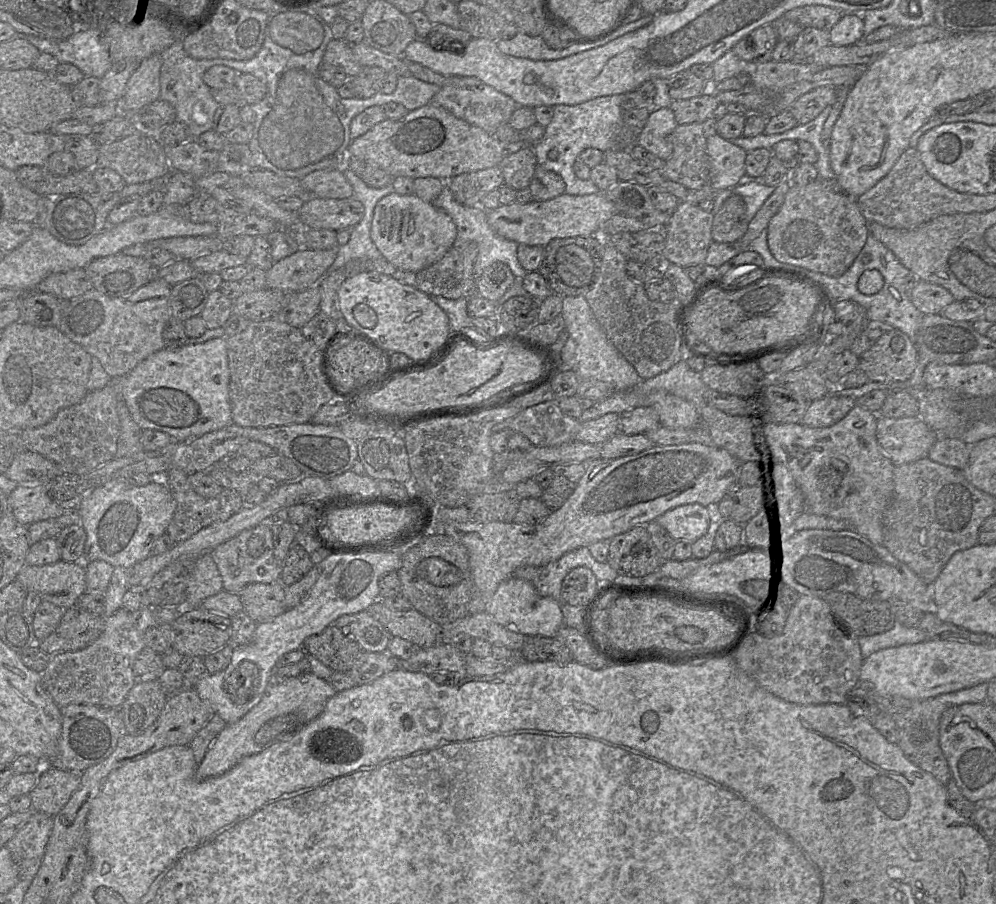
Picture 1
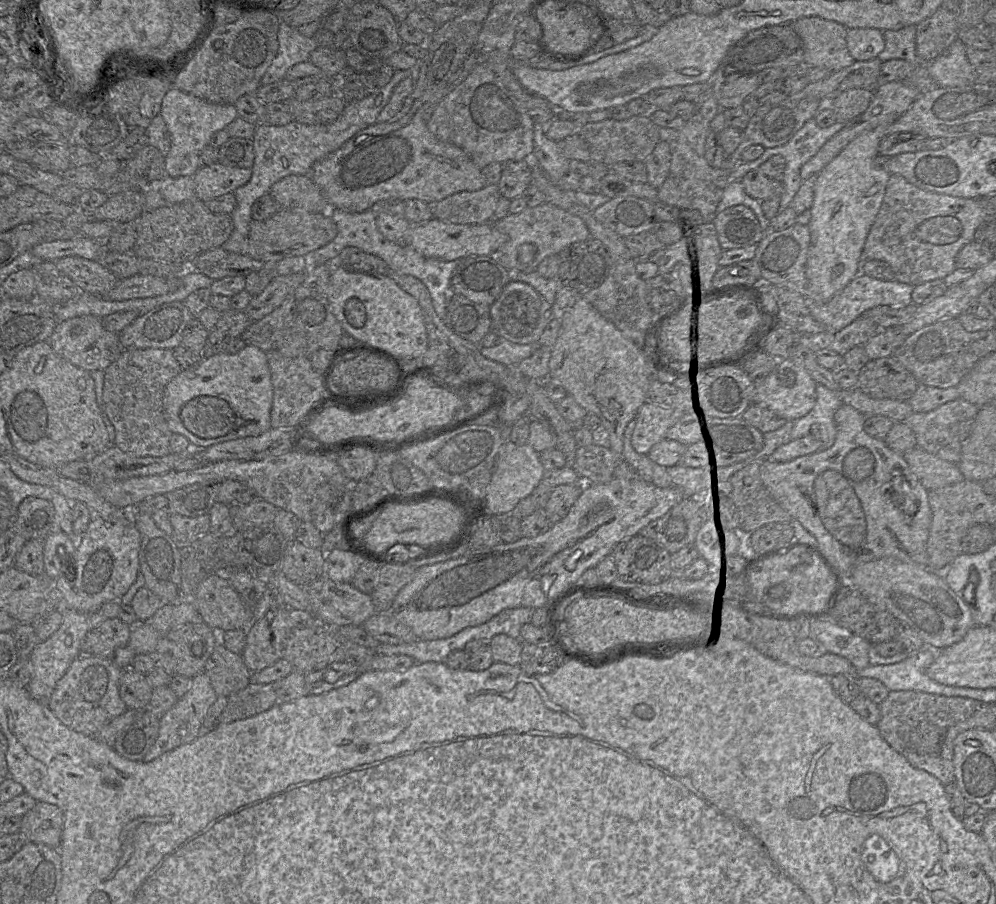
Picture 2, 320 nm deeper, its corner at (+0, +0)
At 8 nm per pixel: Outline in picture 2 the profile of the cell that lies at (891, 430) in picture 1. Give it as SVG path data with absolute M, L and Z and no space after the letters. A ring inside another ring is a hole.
M917 446L906 452L903 457L912 473L927 491L964 480L957 464L943 460Z

